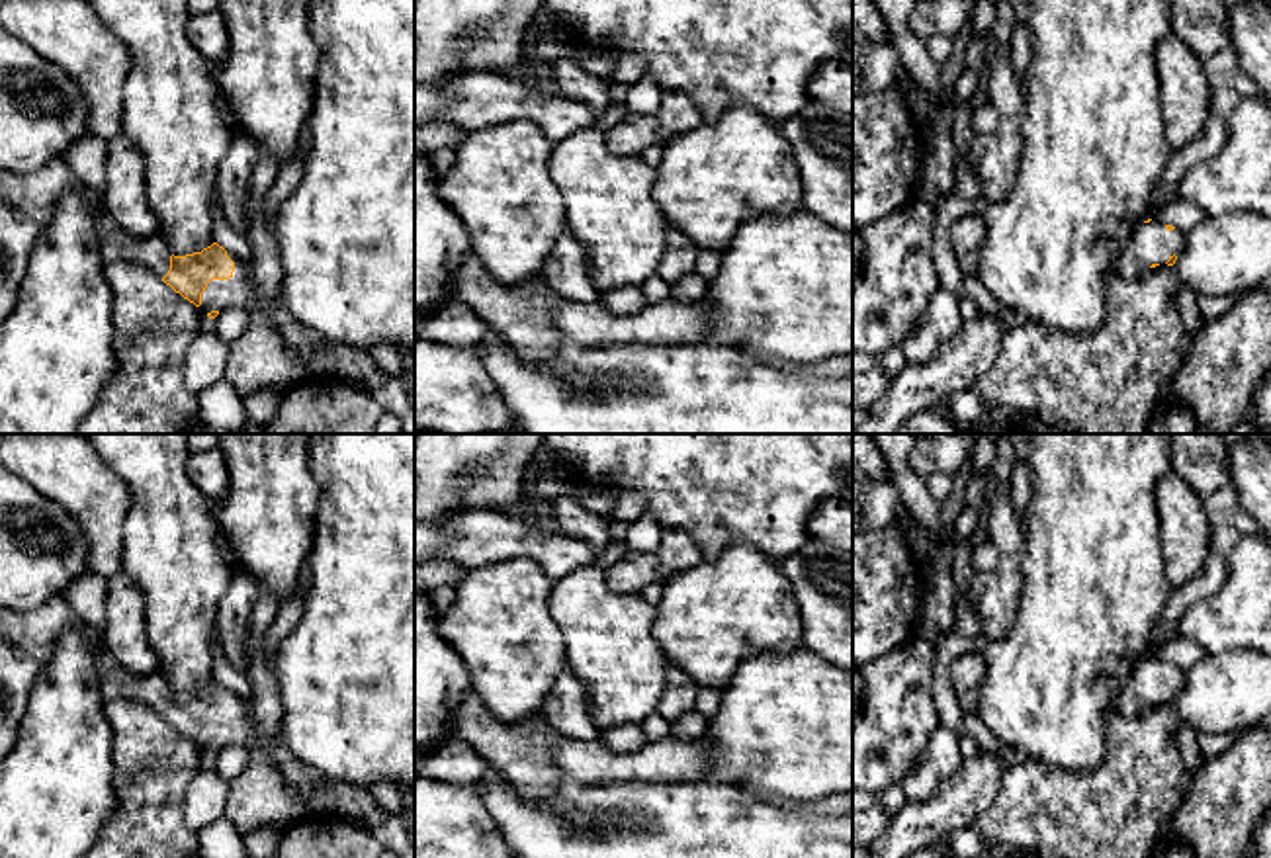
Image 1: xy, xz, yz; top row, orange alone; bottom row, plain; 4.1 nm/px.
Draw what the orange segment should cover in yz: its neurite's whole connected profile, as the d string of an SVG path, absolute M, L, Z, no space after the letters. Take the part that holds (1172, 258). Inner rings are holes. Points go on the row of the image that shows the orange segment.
M1148 219L1134 227L1117 272L1124 278L1136 278L1148 268L1173 266L1183 246L1183 235L1158 219Z

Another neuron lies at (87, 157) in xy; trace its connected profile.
M88 133L72 145L68 145L63 150L61 158L80 184L98 192L104 197L108 190L106 152L108 141Z

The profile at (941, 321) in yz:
M939 287L917 322L905 336L901 350L905 364L921 365L935 362L939 350L956 338L964 326L958 295Z

